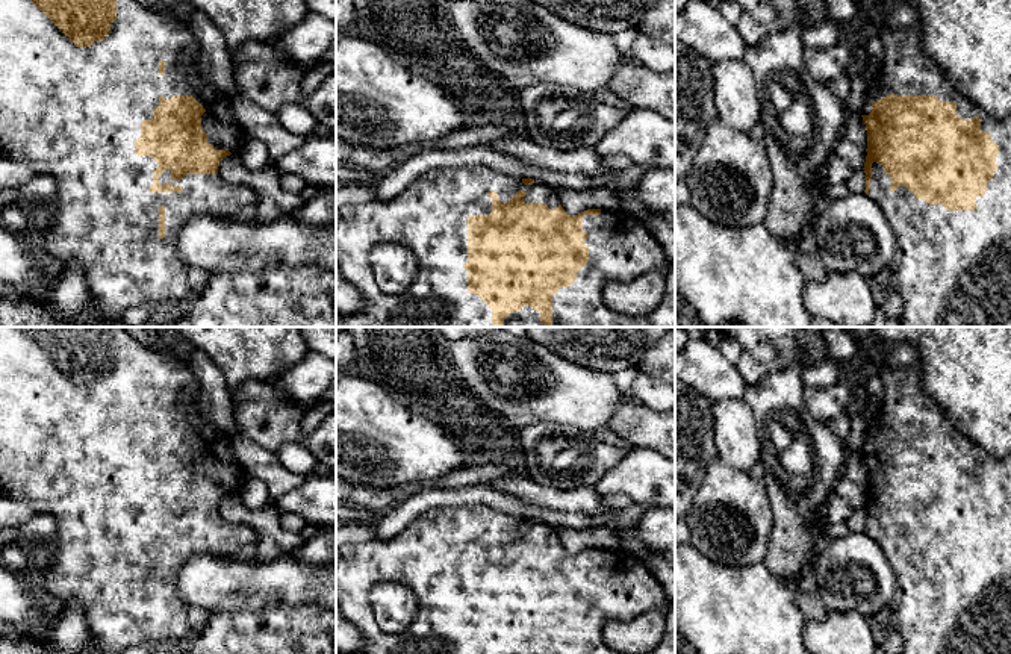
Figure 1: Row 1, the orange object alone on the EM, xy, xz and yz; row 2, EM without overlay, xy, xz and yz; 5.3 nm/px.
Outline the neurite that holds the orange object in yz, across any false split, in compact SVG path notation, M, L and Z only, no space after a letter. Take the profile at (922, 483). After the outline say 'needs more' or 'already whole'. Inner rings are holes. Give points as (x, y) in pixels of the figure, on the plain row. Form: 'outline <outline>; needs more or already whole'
outline M919 362L910 366L884 368L879 371L879 378L884 386L882 409L867 425L861 456L867 469L867 495L863 507L866 512L864 531L882 548L896 577L885 633L890 628L899 631L904 642L902 654L1011 654L1011 454L994 459L961 434L938 404L922 391Z; needs more

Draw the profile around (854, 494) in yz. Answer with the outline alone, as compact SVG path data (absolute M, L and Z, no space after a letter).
M841 475L835 484L834 490L845 498L855 510L864 507L867 490L857 484L855 481L849 480L848 477Z

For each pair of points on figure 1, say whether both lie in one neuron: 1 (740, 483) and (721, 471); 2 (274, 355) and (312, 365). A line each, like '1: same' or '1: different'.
1: same
2: different

